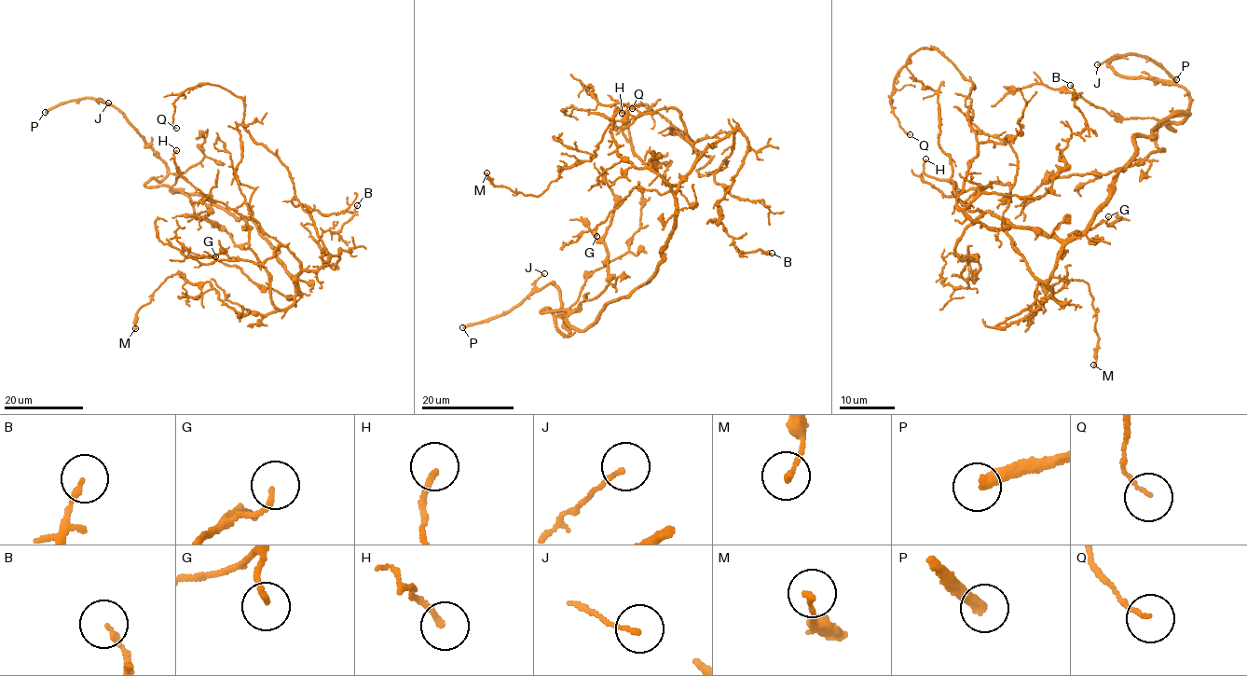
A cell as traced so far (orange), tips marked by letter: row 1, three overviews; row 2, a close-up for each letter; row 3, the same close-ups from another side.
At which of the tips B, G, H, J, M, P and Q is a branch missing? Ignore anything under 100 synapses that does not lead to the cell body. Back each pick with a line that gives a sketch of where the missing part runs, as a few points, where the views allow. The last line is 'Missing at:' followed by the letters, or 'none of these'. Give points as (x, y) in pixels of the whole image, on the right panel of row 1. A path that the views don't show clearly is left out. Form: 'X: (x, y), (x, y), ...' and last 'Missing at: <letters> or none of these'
Missing at: P

